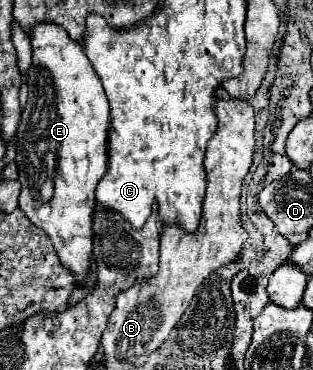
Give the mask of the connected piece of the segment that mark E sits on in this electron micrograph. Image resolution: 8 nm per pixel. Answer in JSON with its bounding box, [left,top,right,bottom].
[16,22,108,286]

